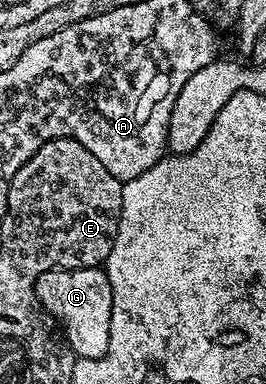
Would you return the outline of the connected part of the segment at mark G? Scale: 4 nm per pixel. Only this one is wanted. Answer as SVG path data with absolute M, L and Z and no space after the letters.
M92 266L78 270L48 270L37 281L37 298L57 321L77 358L101 358L111 340L111 280L104 269Z

